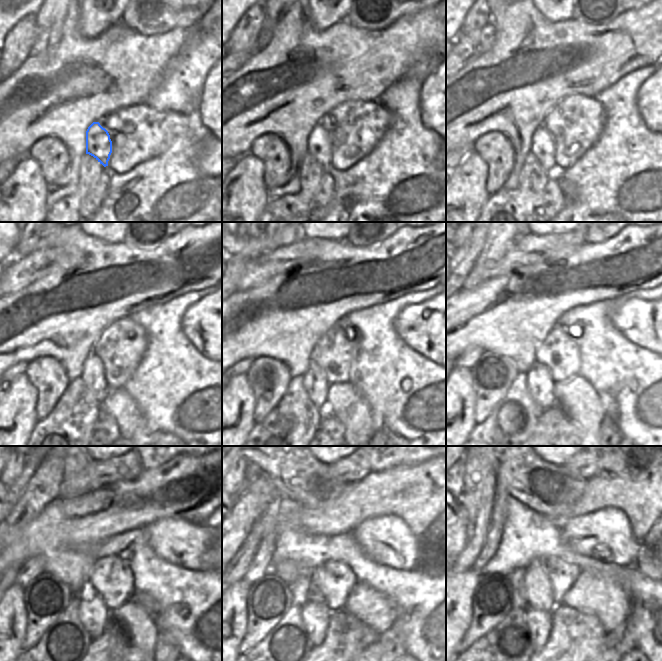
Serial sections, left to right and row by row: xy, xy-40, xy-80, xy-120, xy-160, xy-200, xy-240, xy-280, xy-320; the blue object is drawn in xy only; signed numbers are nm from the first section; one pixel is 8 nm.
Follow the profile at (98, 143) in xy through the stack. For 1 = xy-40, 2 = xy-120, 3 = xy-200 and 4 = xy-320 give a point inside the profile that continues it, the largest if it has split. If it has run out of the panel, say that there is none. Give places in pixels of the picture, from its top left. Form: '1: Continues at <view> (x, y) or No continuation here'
1: Continues at xy-40 (319, 147)
2: Continues at xy-120 (93, 376)
3: Continues at xy-200 (540, 383)
4: Continues at xy-320 (539, 622)

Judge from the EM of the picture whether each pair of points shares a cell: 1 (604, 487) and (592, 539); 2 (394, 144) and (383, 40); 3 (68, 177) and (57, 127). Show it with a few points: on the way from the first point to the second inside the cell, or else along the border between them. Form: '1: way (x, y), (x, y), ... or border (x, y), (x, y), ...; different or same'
1: border (622, 510), (618, 508), (603, 508), (576, 516); different
2: border (402, 76), (392, 83), (377, 100); different
3: way (73, 165), (74, 144), (69, 139); same

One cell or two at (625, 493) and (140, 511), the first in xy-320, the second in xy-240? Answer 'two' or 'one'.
one

